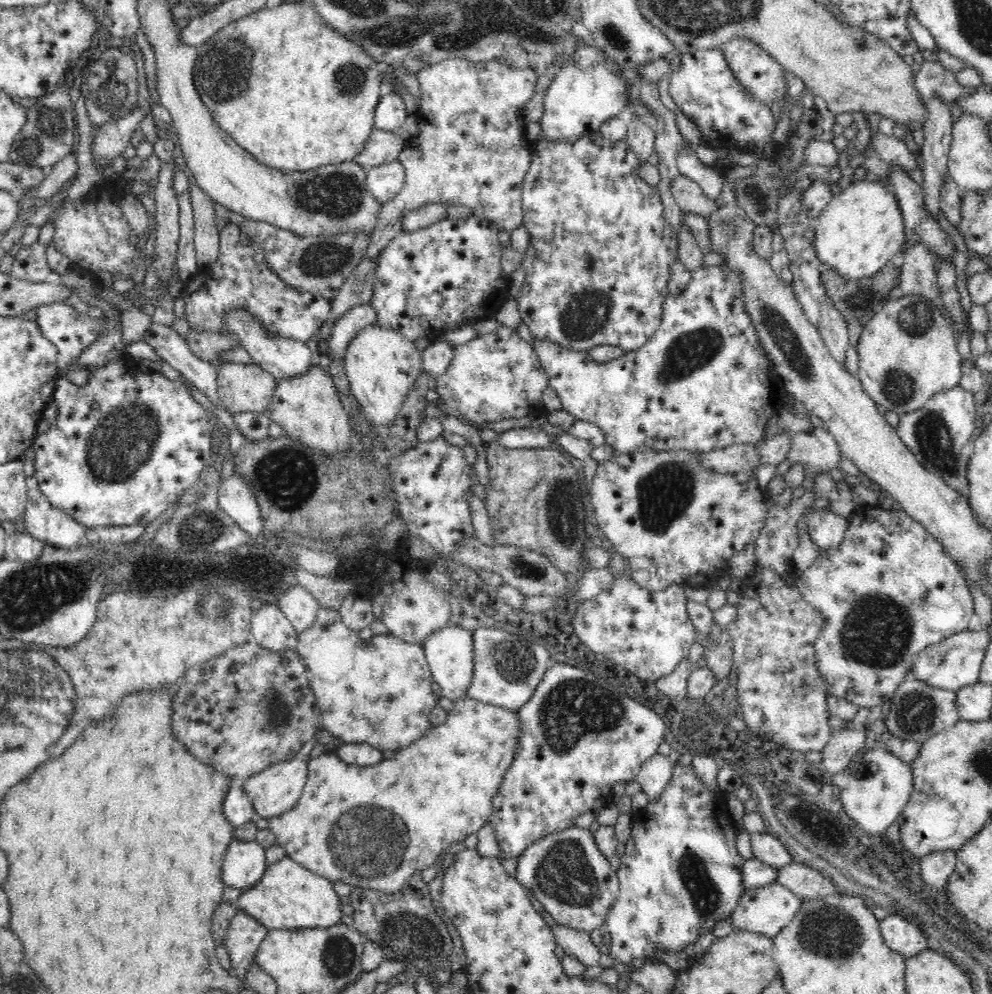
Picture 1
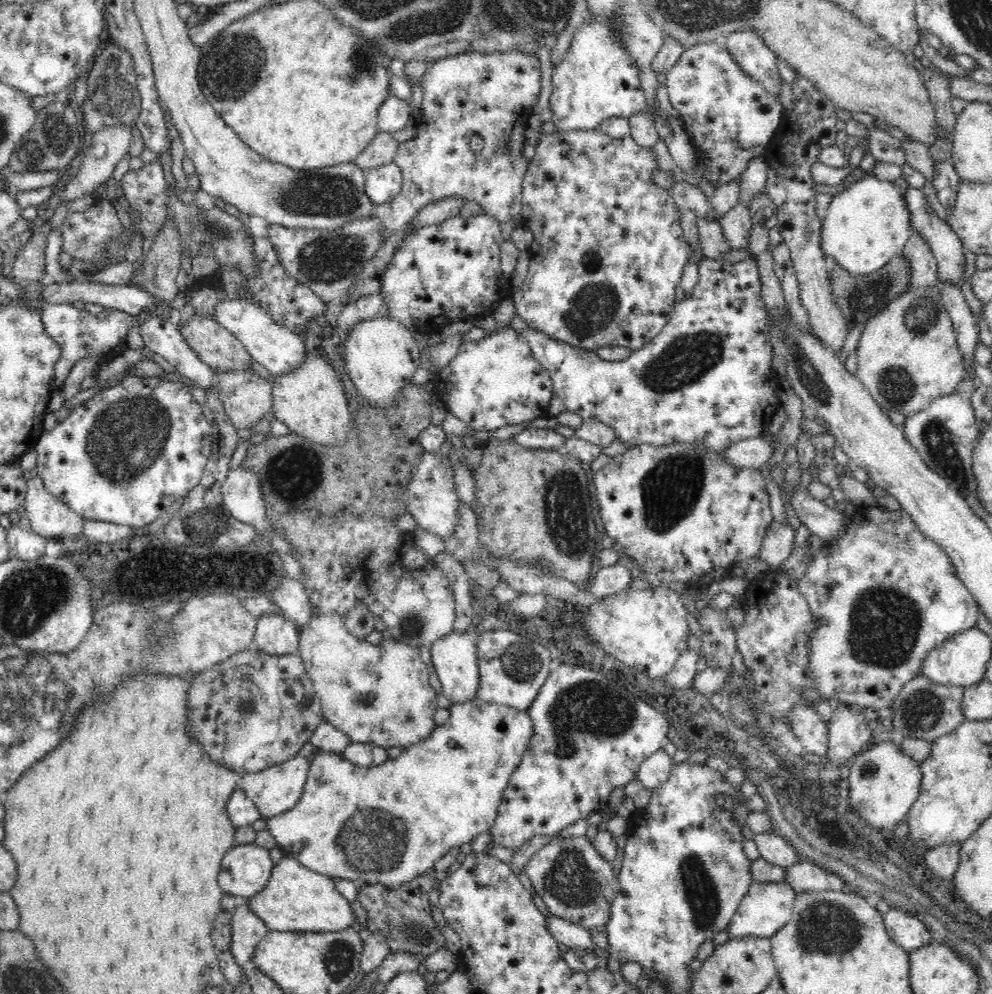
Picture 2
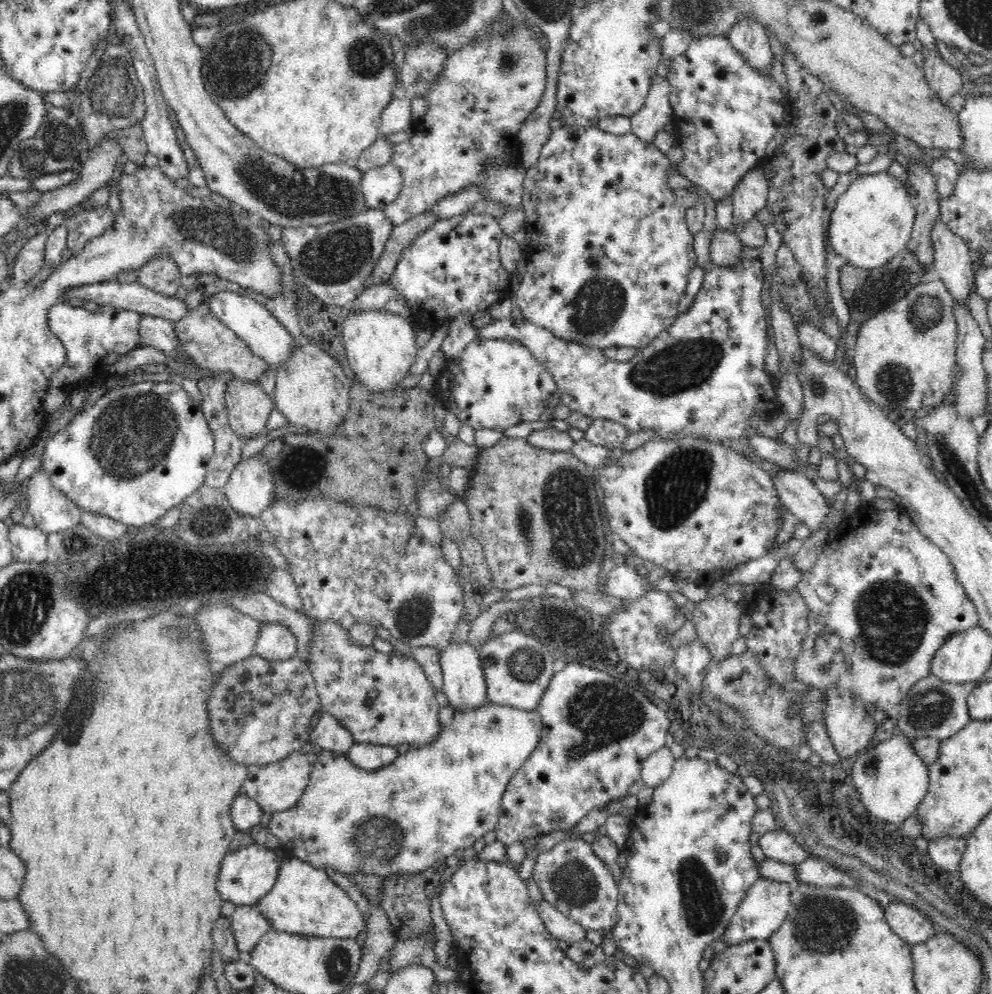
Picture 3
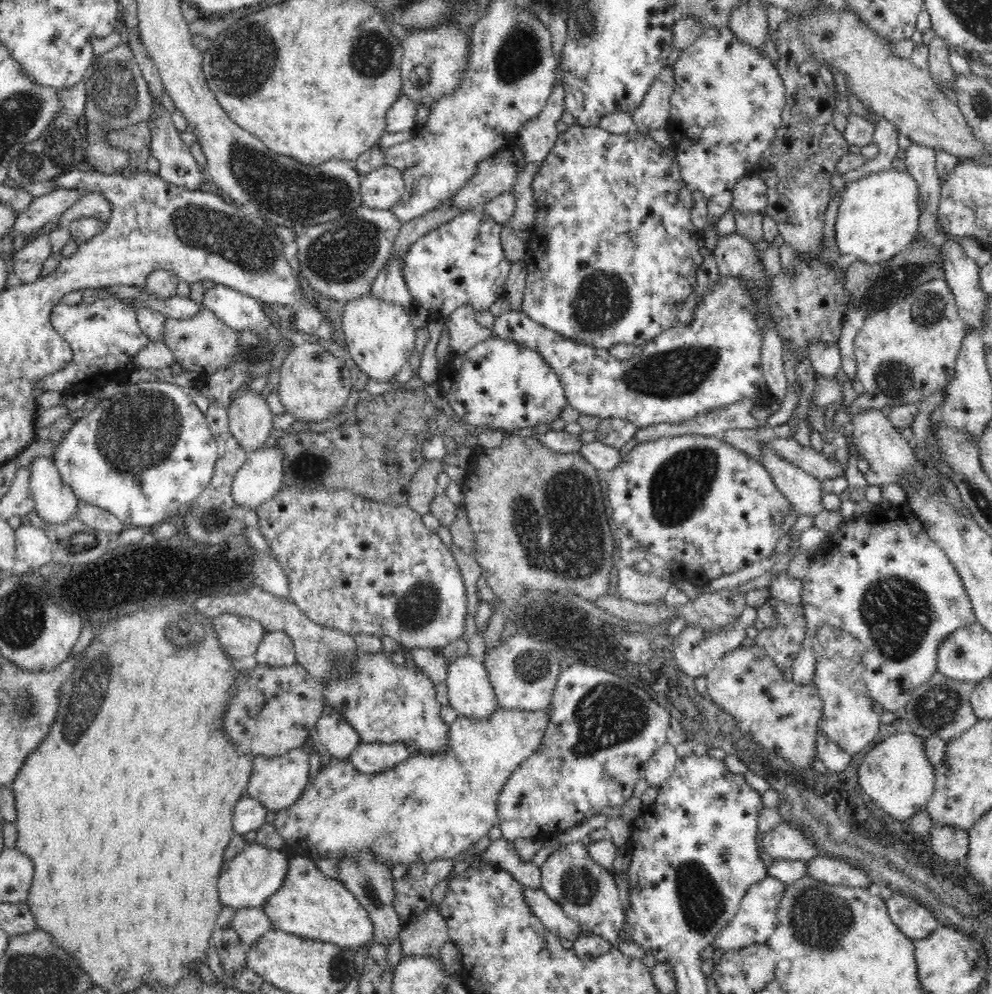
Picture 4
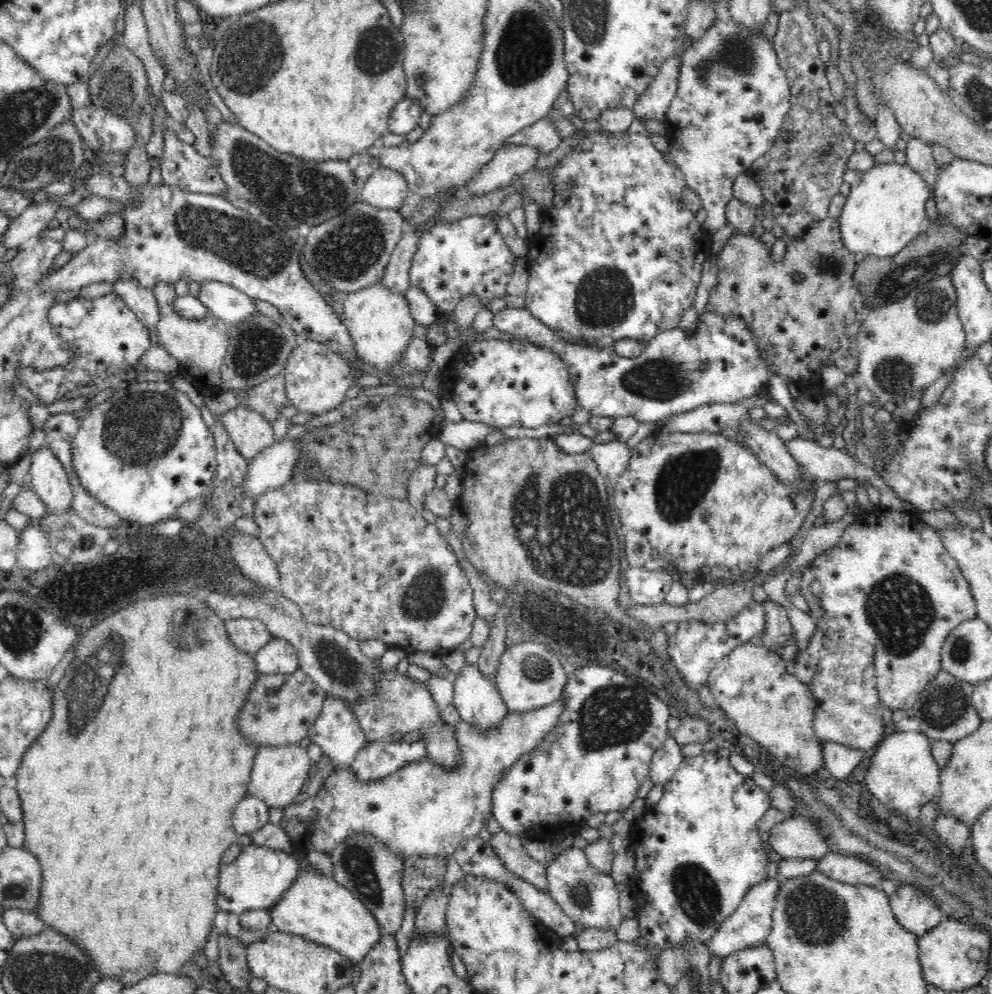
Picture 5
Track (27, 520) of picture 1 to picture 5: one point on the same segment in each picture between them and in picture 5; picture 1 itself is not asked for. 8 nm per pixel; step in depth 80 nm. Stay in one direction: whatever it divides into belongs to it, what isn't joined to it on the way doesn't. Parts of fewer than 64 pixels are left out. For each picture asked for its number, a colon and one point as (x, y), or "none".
2: (49, 517)
3: (53, 511)
4: (55, 503)
5: (50, 481)

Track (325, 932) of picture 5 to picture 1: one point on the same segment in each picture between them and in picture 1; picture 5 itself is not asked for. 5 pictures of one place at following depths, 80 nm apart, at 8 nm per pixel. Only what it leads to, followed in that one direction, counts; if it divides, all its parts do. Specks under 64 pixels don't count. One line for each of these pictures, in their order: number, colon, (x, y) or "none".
1: (288, 896)
2: (296, 898)
3: (304, 900)
4: (310, 904)

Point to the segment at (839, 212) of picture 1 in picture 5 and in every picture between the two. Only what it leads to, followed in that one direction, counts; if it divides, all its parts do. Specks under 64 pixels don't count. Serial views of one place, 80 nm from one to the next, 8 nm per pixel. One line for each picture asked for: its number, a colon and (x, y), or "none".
2: (866, 225)
3: (873, 220)
4: (879, 214)
5: (882, 214)

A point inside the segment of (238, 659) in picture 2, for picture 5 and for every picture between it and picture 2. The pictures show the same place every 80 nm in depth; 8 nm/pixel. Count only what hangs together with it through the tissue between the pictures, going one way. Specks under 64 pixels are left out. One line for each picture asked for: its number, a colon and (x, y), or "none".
3: (261, 711)
4: (272, 710)
5: (282, 708)

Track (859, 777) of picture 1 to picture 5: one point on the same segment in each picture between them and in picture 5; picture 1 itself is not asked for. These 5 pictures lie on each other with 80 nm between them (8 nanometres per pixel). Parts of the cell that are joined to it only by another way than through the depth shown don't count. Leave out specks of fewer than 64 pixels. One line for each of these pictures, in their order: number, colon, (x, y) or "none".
2: (883, 783)
3: (891, 780)
4: (896, 774)
5: (902, 775)

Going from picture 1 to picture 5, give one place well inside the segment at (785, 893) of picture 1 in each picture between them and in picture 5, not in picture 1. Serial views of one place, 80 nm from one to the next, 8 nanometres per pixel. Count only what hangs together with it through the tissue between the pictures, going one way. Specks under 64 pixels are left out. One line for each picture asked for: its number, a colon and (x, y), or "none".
2: (767, 907)
3: (761, 913)
4: (755, 921)
5: (750, 926)

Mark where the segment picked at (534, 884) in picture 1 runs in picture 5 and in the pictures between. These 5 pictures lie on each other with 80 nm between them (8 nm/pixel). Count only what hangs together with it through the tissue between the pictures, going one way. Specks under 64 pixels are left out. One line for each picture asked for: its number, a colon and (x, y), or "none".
2: (575, 882)
3: (571, 877)
4: (587, 892)
5: (589, 897)

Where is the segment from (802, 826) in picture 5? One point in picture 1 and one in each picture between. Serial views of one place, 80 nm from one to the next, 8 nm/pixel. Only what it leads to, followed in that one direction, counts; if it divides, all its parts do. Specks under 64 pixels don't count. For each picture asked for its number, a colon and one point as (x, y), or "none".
1: (767, 848)
2: (773, 848)
3: (777, 845)
4: (786, 842)

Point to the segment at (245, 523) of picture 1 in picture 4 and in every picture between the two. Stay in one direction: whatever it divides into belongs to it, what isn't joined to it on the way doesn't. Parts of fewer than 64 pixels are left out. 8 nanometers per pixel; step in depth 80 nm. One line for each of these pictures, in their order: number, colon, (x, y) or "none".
2: (241, 493)
3: (250, 488)
4: (260, 477)

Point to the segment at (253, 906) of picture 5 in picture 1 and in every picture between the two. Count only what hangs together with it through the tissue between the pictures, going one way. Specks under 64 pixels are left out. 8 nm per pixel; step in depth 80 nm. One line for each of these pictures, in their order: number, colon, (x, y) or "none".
1: (244, 863)
2: (245, 870)
3: (247, 874)
4: (246, 881)

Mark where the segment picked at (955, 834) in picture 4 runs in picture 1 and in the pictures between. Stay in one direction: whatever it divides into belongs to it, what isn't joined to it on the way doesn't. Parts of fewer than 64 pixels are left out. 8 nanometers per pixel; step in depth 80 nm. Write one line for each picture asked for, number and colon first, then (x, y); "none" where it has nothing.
1: (935, 869)
2: (942, 861)
3: (946, 853)

